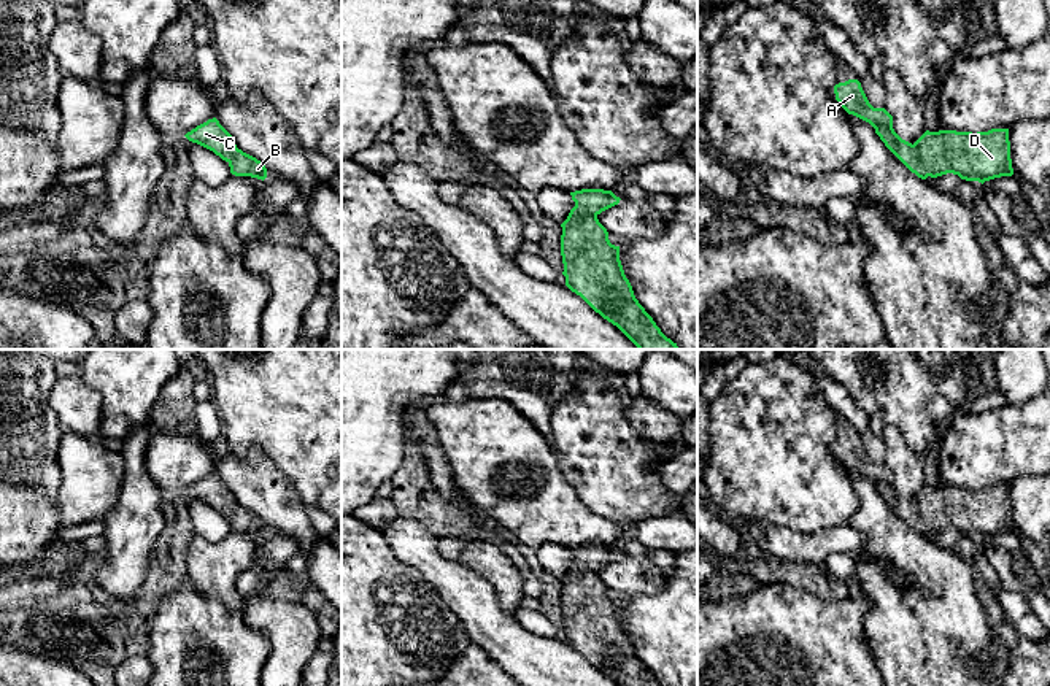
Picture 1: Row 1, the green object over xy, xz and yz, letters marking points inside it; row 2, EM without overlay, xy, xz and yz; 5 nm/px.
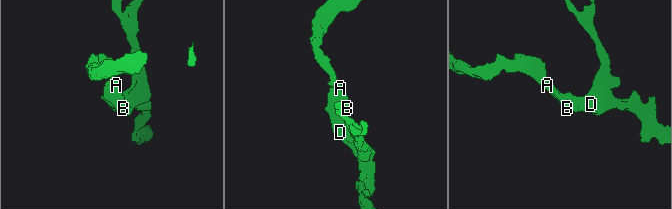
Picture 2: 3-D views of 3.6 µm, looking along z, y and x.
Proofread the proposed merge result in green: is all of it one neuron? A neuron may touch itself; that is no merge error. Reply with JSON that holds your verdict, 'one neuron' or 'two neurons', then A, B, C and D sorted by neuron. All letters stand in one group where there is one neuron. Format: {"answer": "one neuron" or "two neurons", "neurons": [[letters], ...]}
{"answer": "one neuron", "neurons": [["A", "B", "C", "D"]]}

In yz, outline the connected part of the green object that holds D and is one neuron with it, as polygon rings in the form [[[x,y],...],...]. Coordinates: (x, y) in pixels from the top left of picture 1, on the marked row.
[[[858,79],[834,86],[840,106],[869,122],[885,146],[918,178],[937,178],[947,173],[966,181],[985,183],[1012,176],[1009,129],[988,132],[926,130],[913,145],[893,129],[893,116],[885,108],[874,108]]]

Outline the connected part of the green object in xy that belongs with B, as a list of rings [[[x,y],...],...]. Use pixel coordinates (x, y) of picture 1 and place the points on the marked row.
[[[216,118],[197,125],[184,137],[226,160],[232,175],[251,176],[262,181],[267,178],[265,165],[256,157],[238,149],[232,135],[219,124]]]

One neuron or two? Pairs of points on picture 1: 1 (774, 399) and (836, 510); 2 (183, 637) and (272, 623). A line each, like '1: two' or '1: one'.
1: one
2: two

